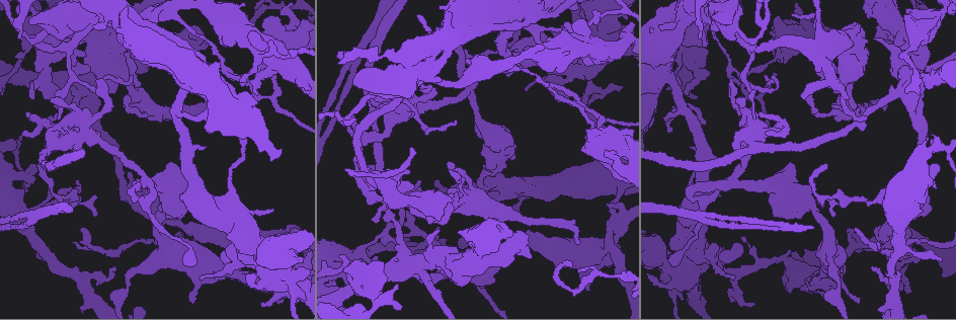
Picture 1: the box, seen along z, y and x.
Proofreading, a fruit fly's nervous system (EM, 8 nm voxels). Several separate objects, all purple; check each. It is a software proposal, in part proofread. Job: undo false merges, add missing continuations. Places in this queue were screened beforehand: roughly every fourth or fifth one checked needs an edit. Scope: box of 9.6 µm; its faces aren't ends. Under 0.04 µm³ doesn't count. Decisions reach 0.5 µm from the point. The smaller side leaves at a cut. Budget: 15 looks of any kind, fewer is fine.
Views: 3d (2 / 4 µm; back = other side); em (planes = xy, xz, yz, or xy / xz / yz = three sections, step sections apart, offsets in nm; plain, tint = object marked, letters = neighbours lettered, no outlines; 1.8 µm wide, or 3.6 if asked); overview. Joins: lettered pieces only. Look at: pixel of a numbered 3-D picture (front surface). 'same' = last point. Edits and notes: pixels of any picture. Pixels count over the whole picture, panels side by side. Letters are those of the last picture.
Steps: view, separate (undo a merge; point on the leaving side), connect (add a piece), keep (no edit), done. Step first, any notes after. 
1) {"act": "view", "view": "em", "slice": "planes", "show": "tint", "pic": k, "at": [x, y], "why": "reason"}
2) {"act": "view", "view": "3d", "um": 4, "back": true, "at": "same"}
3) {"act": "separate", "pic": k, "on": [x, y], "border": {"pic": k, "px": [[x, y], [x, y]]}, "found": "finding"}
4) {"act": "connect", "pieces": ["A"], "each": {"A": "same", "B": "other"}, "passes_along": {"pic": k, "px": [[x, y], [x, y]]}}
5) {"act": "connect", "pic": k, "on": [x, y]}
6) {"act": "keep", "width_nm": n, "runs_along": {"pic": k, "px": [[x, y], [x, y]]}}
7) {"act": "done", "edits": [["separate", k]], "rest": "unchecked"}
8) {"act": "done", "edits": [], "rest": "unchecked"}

{"act": "view", "view": "3d", "um": 2, "pic": 1, "at": [878, 242], "why": "branch stops here"}

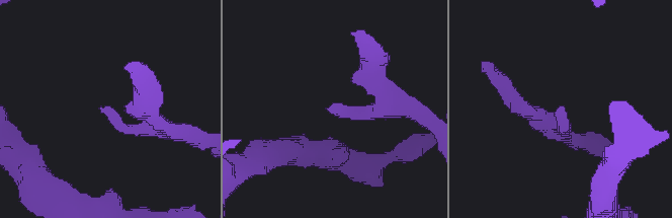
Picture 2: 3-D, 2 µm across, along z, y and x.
{"act": "view", "view": "em", "slice": "xy", "step": 4, "show": "letters", "pic": 2, "at": [102, 111]}

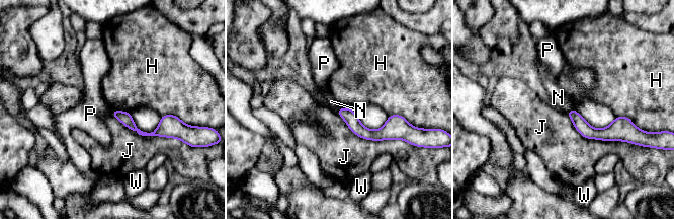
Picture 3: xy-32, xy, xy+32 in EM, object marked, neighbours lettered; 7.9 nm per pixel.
{"act": "view", "view": "em", "slice": "planes", "show": "letters", "at": "same", "why": "another direction"}

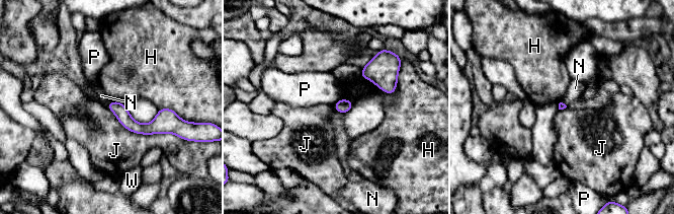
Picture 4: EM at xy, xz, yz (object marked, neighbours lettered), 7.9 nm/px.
{"act": "keep", "each": {"H": "other", "J": "other", "N": "other", "P": "other", "W": "other"}, "border": {"pic": 4, "px": [[105, 104], [129, 130], [174, 135]]}, "found": "no lettered piece goes on from it"}

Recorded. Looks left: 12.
{"act": "view", "view": "3d", "um": 2, "pic": 1, "at": [897, 93], "why": "three-way junction"}

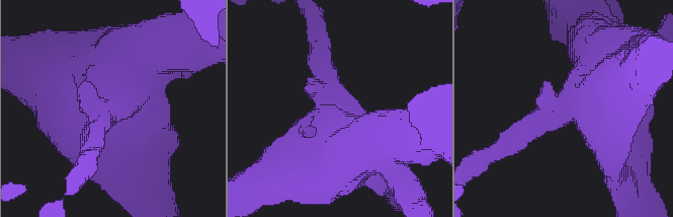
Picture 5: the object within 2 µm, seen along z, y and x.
{"act": "view", "view": "em", "slice": "planes", "show": "letters", "pic": 5, "at": [563, 109], "why": "now the EM"}

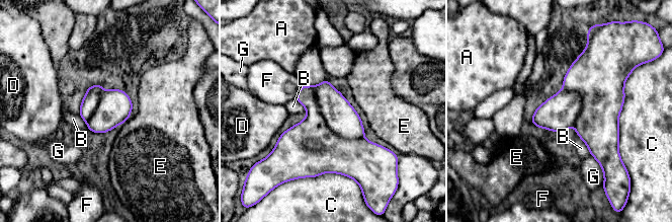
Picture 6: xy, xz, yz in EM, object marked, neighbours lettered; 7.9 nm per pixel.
{"act": "keep", "width_nm": 320, "each": {"A": "other", "B": "other", "C": "other", "D": "other", "E": "other", "F": "other", "G": "other"}, "border": {"pic": 6, "px": [[578, 135], [590, 153]]}, "found": "continuous, no second neuron"}

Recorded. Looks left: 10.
{"act": "view", "view": "3d", "um": 2, "pic": 1, "at": [124, 54], "why": "thin end"}

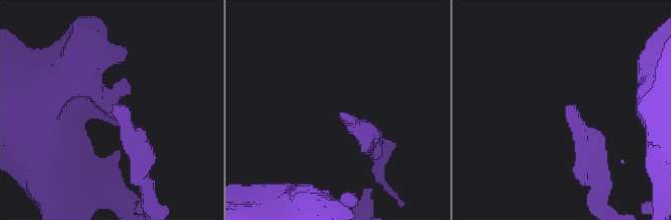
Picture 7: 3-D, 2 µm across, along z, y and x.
{"act": "view", "view": "em", "slice": "planes", "show": "letters", "pic": 7, "at": [114, 108]}

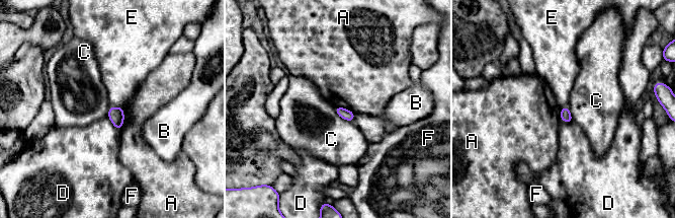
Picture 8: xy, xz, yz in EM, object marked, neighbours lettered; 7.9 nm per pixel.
{"act": "keep", "each": {"A": "other", "B": "other", "C": "other", "D": "other", "E": "other", "F": "other"}, "found": "no lettered piece goes on from it"}

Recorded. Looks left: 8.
{"act": "view", "view": "em", "um": 3.6, "slice": "yz", "step": 4, "show": "tint", "pic": 1, "at": [221, 42]}

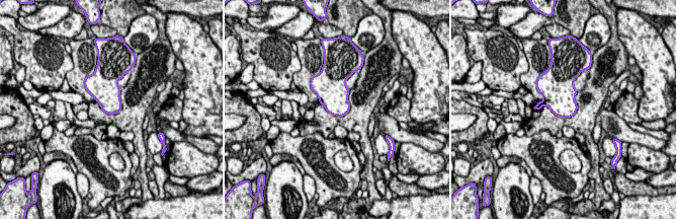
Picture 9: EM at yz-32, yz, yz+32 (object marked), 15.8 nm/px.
{"act": "view", "view": "em", "um": 3.6, "slice": "planes", "show": "tint", "at": "same"}

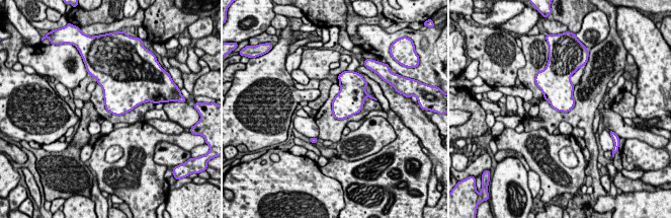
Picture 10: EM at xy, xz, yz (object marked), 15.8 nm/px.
{"act": "view", "view": "em", "um": 3.6, "slice": "planes", "show": "letters", "at": "same"}

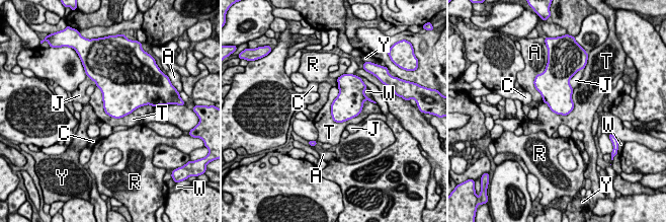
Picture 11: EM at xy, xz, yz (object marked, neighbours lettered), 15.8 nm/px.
{"act": "keep", "each": {"A": "other", "C": "other", "J": "other", "R": "other", "T": "other", "W": "other", "Y": "other"}, "border": {"pic": 11, "px": [[367, 99], [356, 116], [332, 120]]}, "found": "no lettered piece goes on from it"}

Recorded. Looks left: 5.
{"act": "view", "view": "em", "um": 3.6, "slice": "planes", "show": "tint", "pic": 1, "at": [250, 256], "why": "four or more arms meet"}

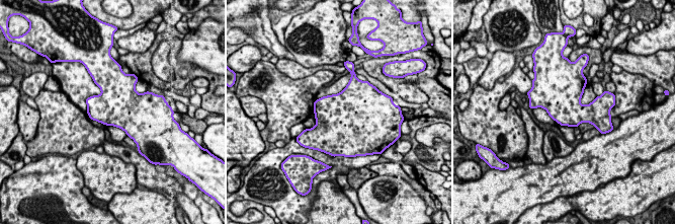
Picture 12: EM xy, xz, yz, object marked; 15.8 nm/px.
{"act": "view", "view": "em", "um": 3.6, "slice": "planes", "show": "letters", "at": "same"}

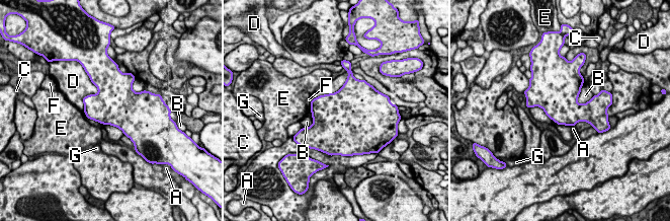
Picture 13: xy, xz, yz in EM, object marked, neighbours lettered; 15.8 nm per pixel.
{"act": "keep", "each": {"A": "other", "B": "other", "C": "other", "D": "other", "E": "other", "F": "other", "G": "other"}, "border": {"pic": 13, "px": [[574, 125], [571, 127]]}, "found": "continuous, no second neuron"}

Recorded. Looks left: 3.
{"act": "view", "view": "3d", "um": 2, "pic": 1, "at": [41, 214], "why": "side arm on a straight run"}

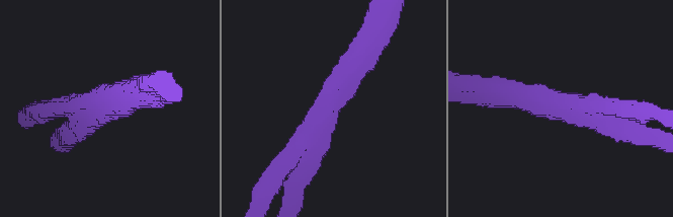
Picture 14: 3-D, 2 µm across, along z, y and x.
{"act": "view", "view": "em", "slice": "planes", "show": "letters", "pic": 14, "at": [112, 106], "why": "now the EM"}

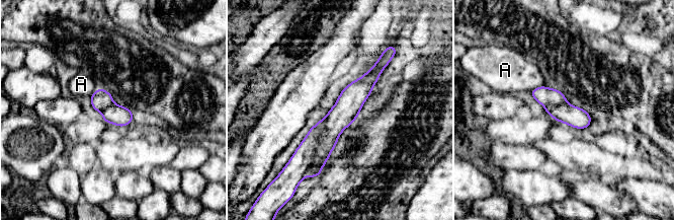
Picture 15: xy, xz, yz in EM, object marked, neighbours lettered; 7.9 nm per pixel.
{"act": "separate", "pic": 15, "on": [296, 168], "longest_contact_nm": ["A", 130], "each": {"A": "other"}, "found": "a second neuron is stuck on"}

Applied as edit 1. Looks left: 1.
{"act": "done", "edits": [["separate", 15]], "rest": "unchecked"}

